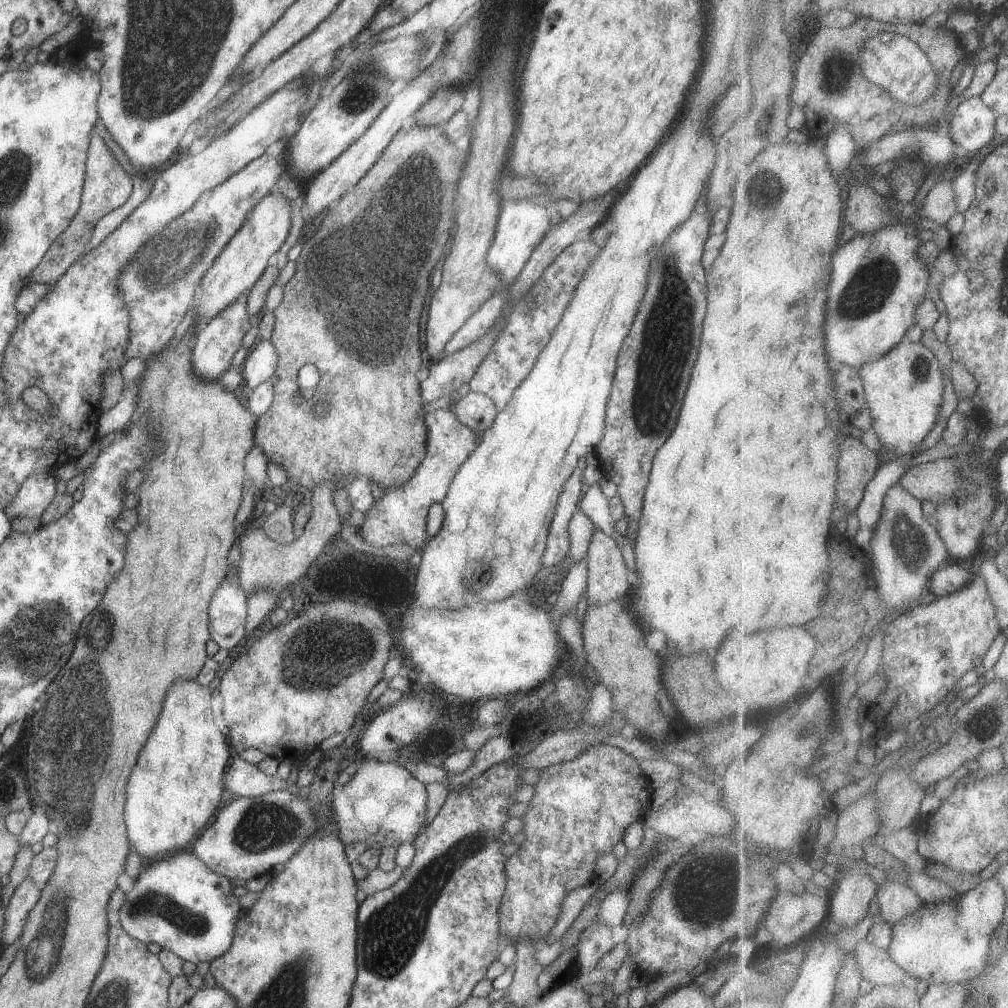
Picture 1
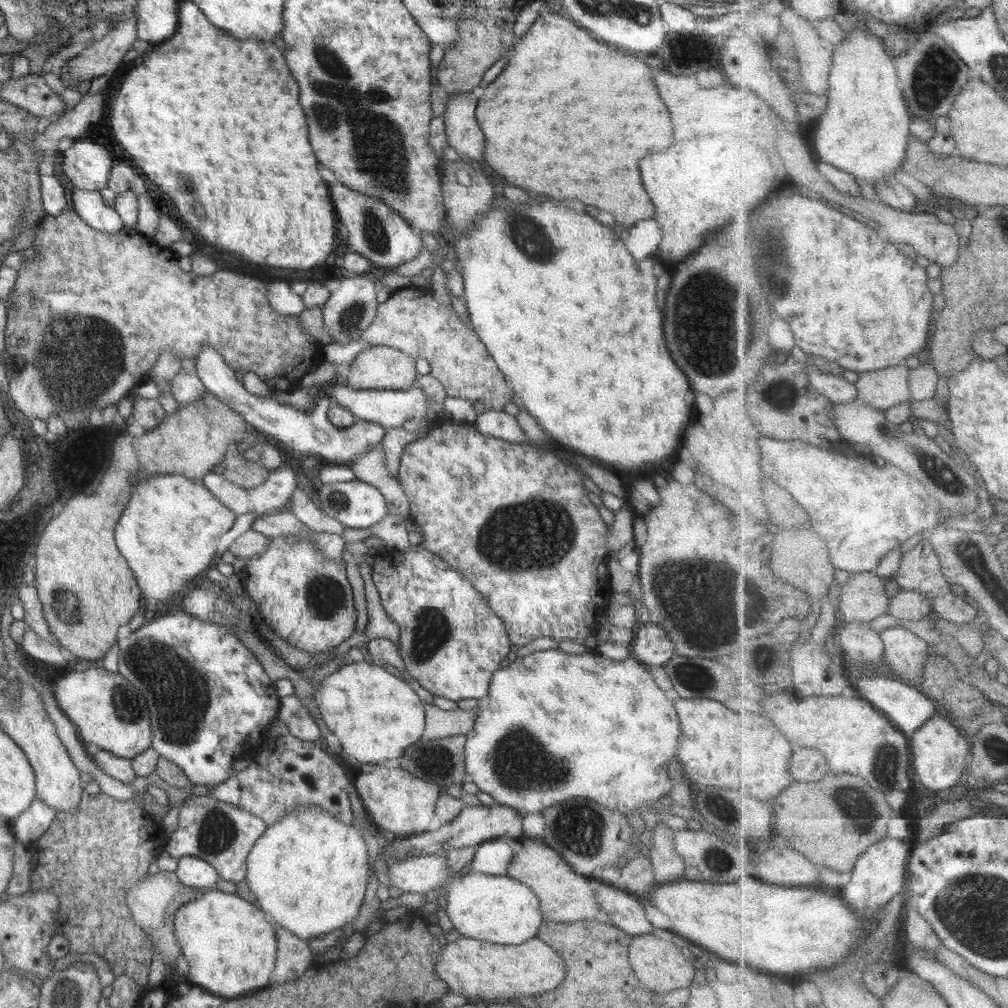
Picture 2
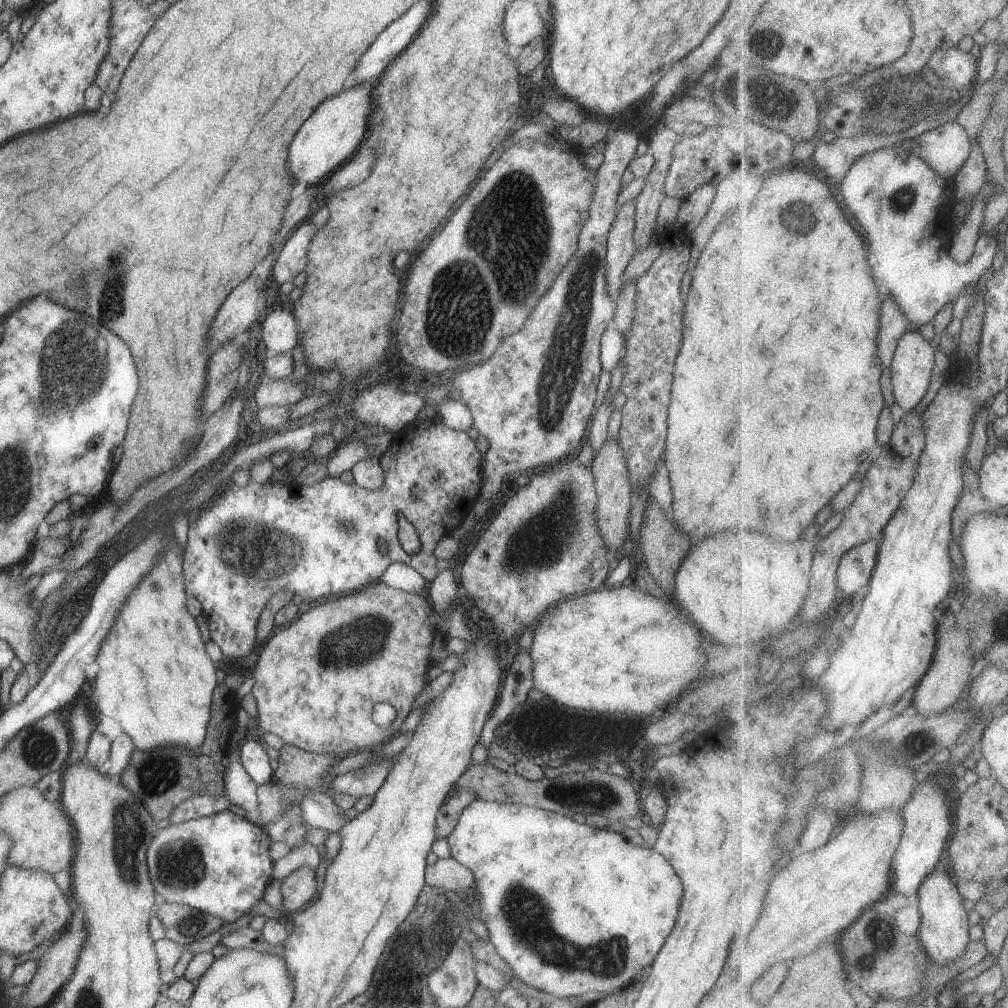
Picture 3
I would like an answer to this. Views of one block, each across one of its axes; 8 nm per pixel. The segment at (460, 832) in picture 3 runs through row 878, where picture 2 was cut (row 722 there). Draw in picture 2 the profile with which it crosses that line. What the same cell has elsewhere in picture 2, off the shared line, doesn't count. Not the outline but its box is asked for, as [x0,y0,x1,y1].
[465,648,681,817]

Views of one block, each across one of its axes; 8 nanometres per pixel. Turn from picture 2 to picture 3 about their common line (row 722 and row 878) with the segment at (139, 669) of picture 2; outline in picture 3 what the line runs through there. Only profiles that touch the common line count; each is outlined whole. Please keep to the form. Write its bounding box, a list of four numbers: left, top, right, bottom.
[146,810,272,922]

